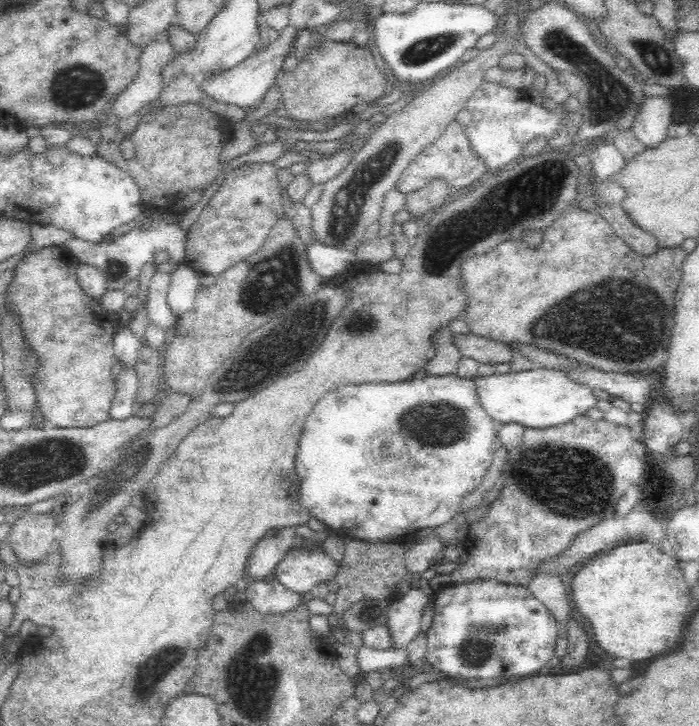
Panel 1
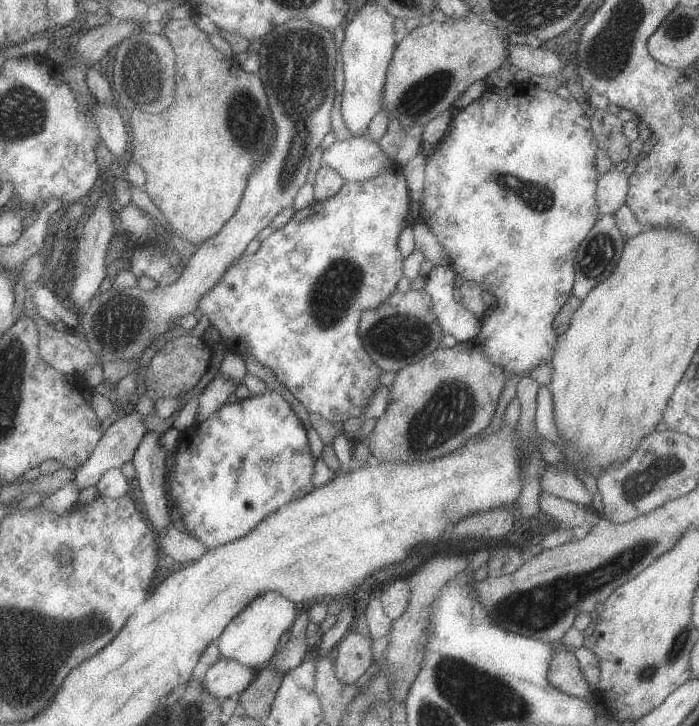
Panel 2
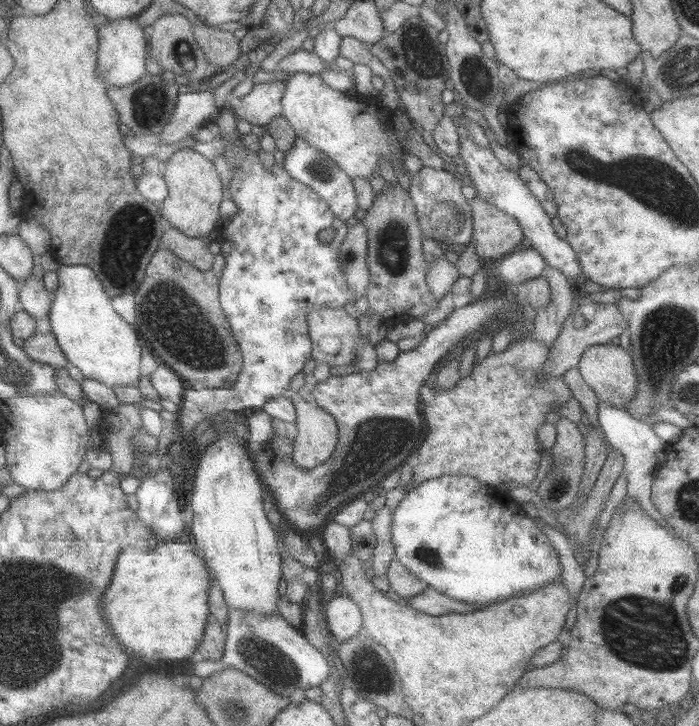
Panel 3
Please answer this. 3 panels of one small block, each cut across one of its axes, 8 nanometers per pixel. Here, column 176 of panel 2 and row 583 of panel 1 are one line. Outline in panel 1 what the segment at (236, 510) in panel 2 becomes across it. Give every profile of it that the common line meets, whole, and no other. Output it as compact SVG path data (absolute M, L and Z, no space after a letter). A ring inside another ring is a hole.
M477 580L469 583L451 584L435 592L434 616L428 637L424 666L434 666L452 678L472 680L534 674L536 670L551 666L554 662L558 622L548 608L540 604L524 585L509 585L494 581Z

